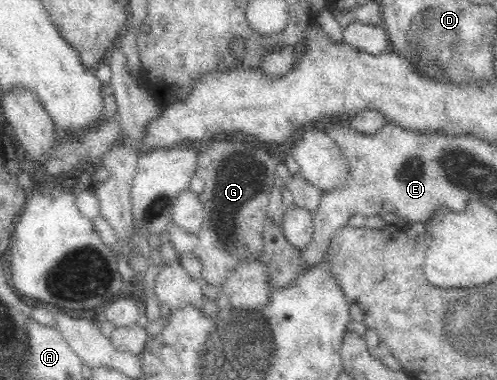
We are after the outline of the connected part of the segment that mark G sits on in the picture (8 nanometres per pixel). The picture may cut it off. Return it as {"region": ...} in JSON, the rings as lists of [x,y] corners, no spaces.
{"region":[[[212,140],[204,145],[203,153],[198,166],[198,177],[204,180],[206,185],[206,203],[204,222],[198,234],[190,235],[181,230],[172,220],[168,222],[166,233],[168,240],[175,247],[178,256],[193,252],[202,261],[204,272],[200,281],[203,284],[213,284],[220,289],[223,279],[234,266],[242,260],[254,261],[258,254],[262,254],[262,230],[269,206],[271,188],[275,185],[274,174],[279,164],[274,156],[270,156],[264,148],[252,144],[252,142],[238,142],[238,140]]]}

